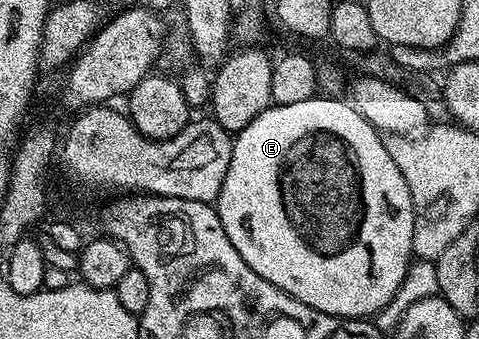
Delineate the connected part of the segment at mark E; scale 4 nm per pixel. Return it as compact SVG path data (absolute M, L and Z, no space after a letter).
M318 95L303 103L290 105L270 104L241 133L233 137L231 163L227 167L227 175L223 179L223 187L219 191L215 208L223 223L223 231L227 231L227 239L231 239L231 247L243 255L243 263L255 271L267 283L279 287L287 295L299 299L299 303L307 303L315 311L323 311L332 317L348 317L350 319L369 319L381 312L391 303L391 299L405 282L413 255L413 200L407 187L407 179L403 179L403 171L395 167L395 159L387 155L382 134L359 111L353 108L348 100L337 101L333 95Z

